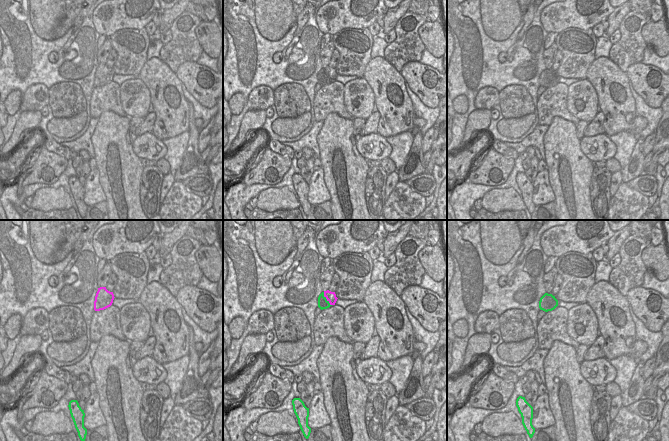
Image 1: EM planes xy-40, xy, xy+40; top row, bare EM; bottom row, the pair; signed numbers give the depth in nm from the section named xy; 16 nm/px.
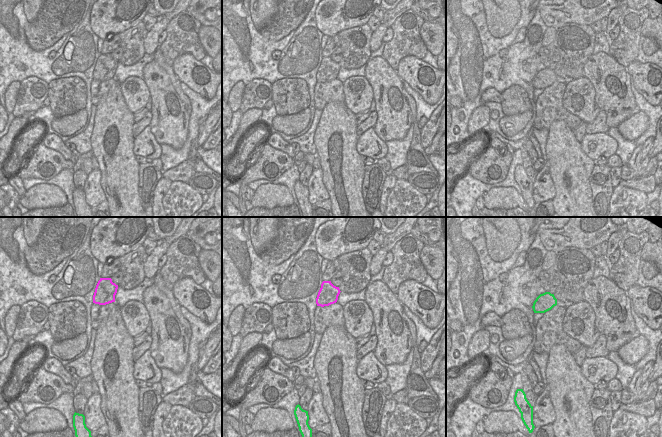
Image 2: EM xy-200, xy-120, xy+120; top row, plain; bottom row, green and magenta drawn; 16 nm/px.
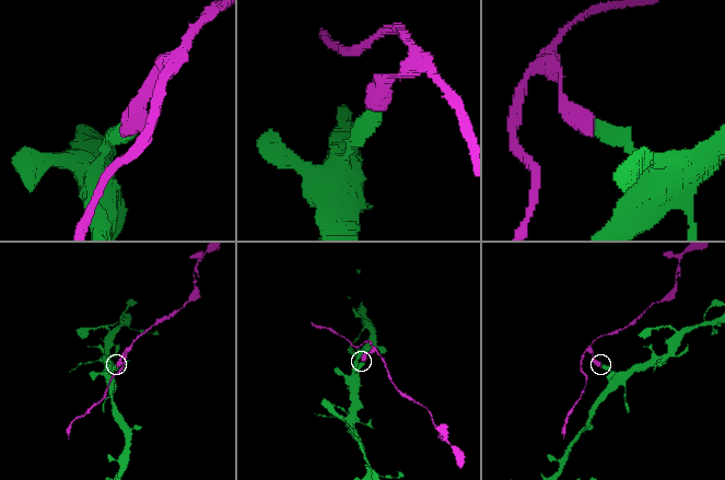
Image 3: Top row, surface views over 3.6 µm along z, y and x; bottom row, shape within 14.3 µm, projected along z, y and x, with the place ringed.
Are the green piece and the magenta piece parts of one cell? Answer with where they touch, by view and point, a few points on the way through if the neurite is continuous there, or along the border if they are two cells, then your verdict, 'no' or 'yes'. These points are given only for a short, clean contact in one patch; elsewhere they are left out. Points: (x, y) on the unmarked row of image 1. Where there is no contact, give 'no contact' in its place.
meets green in xy at (326, 75); border along xy (323, 68), (326, 76), (331, 81); no

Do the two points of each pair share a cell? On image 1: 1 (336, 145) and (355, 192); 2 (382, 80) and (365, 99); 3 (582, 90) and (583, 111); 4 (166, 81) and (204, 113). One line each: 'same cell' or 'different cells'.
1: same cell
2: different cells
3: same cell
4: different cells

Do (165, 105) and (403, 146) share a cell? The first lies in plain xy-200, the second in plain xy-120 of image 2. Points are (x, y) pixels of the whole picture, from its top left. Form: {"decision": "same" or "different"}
{"decision": "different"}

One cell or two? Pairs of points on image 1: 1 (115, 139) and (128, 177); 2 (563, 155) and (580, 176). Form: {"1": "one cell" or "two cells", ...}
{"1": "one cell", "2": "one cell"}

